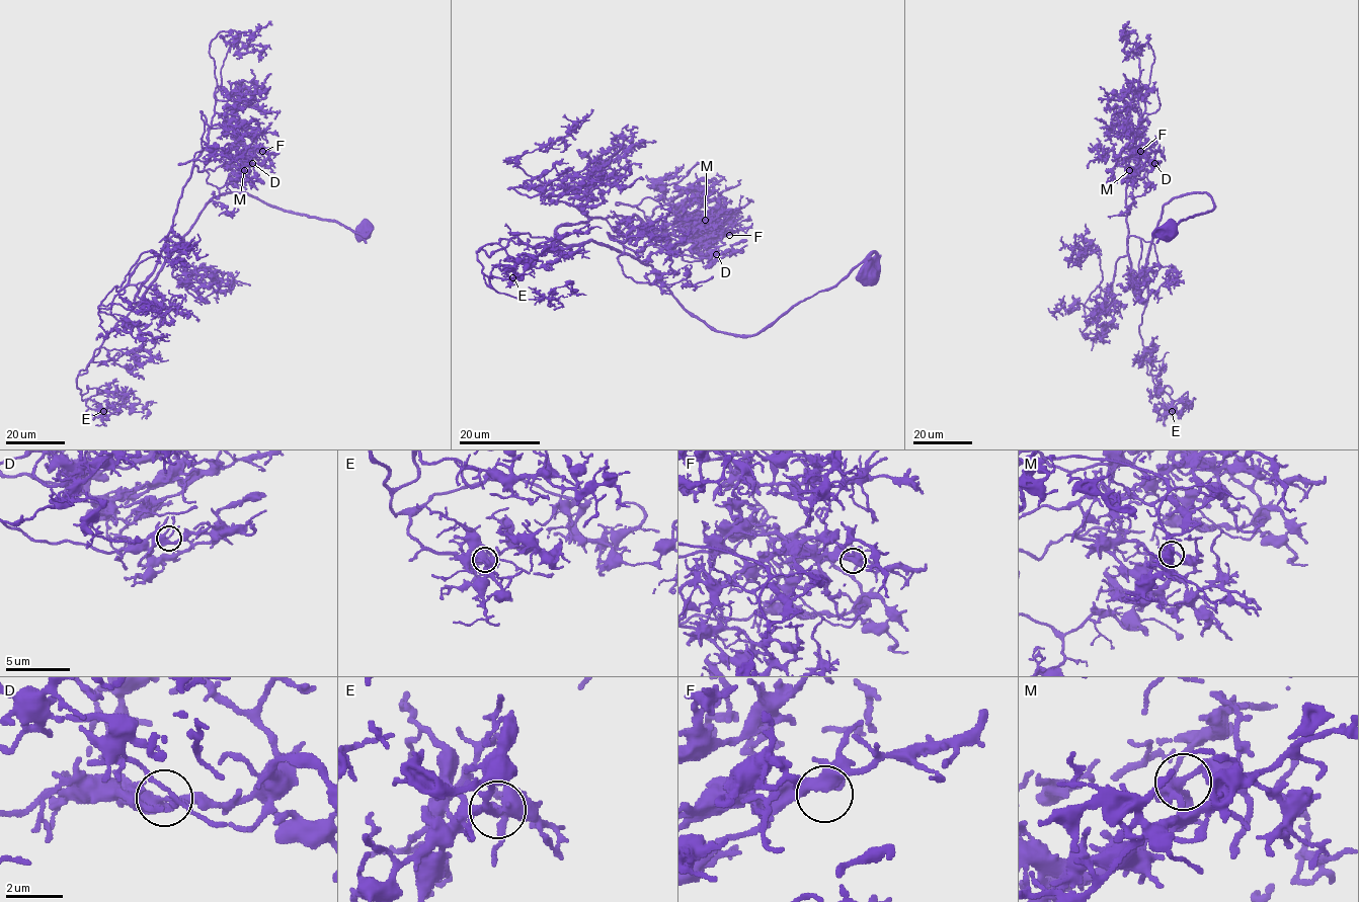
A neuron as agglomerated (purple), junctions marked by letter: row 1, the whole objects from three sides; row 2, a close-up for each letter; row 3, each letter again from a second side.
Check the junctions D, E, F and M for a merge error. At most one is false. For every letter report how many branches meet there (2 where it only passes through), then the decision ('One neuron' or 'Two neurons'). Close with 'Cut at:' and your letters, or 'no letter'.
D: Branches: 4. One neuron
E: Branches: 4. One neuron
F: Branches: 4. One neuron
M: Branches: 4. One neuron
Cut at: no letter

